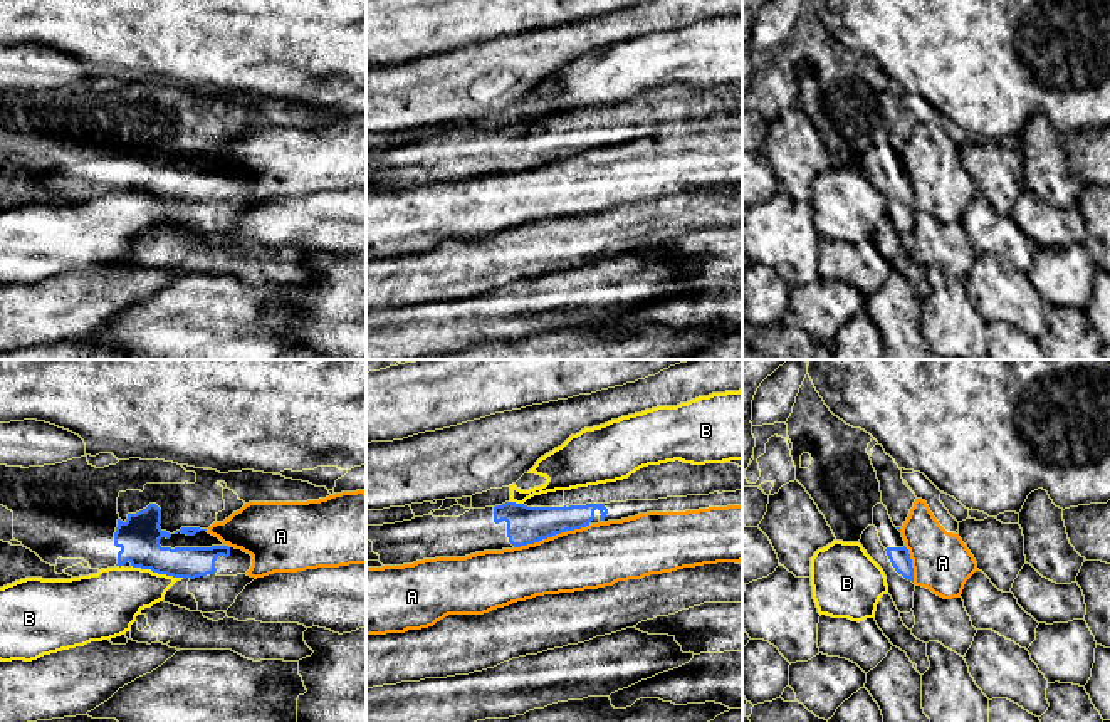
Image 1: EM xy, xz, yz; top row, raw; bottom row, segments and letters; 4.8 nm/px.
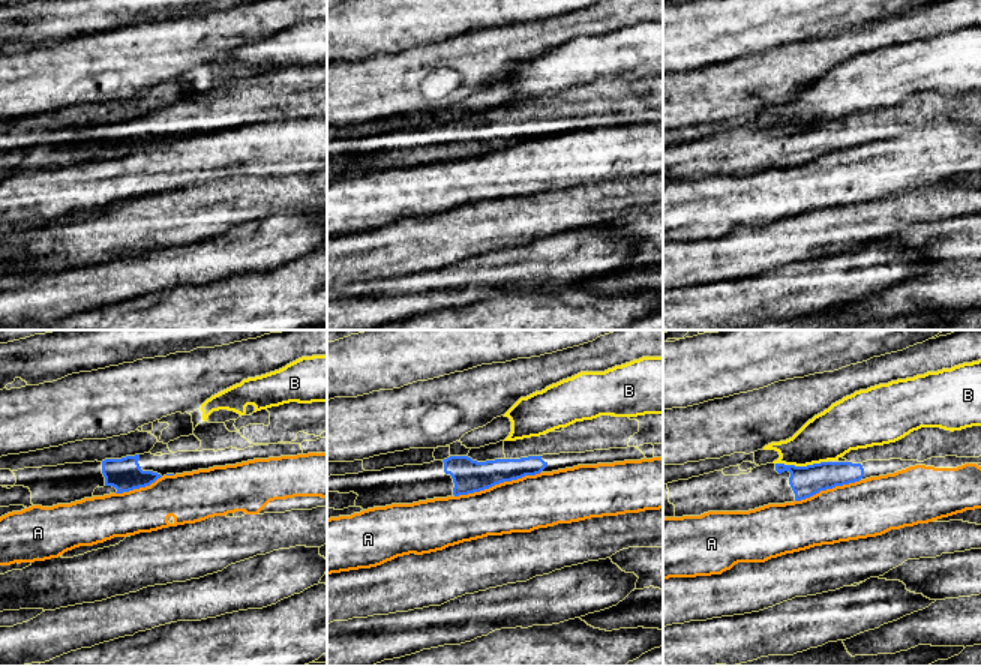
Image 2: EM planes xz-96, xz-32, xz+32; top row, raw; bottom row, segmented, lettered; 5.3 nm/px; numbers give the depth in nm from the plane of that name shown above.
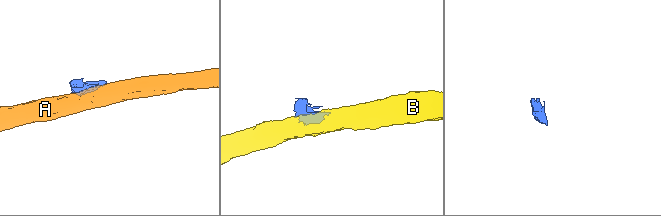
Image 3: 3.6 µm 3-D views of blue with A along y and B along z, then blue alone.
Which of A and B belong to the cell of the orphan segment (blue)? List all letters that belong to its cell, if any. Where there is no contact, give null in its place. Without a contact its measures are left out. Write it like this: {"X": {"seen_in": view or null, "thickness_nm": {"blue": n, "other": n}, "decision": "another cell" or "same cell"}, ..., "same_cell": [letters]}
{"A": {"seen_in": "xz", "thickness_nm": {"blue": 180, "other": 300}, "decision": "another cell"}, "B": {"seen_in": "xy", "thickness_nm": {"blue": 200, "other": 280}, "decision": "another cell"}, "same_cell": []}

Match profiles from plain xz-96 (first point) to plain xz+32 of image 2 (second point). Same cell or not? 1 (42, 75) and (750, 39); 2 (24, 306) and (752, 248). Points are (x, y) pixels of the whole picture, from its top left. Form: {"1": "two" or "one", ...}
{"1": "two", "2": "two"}

